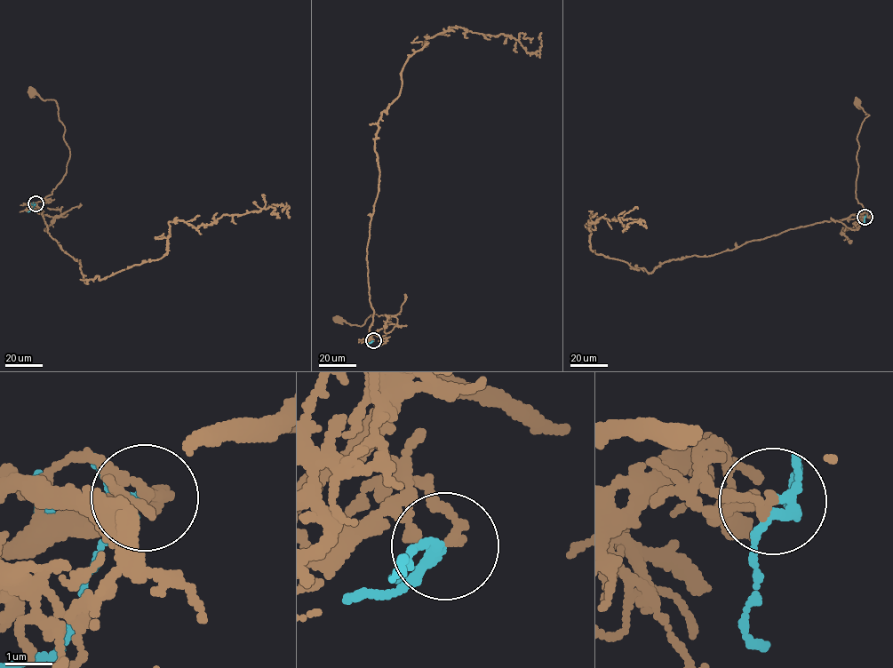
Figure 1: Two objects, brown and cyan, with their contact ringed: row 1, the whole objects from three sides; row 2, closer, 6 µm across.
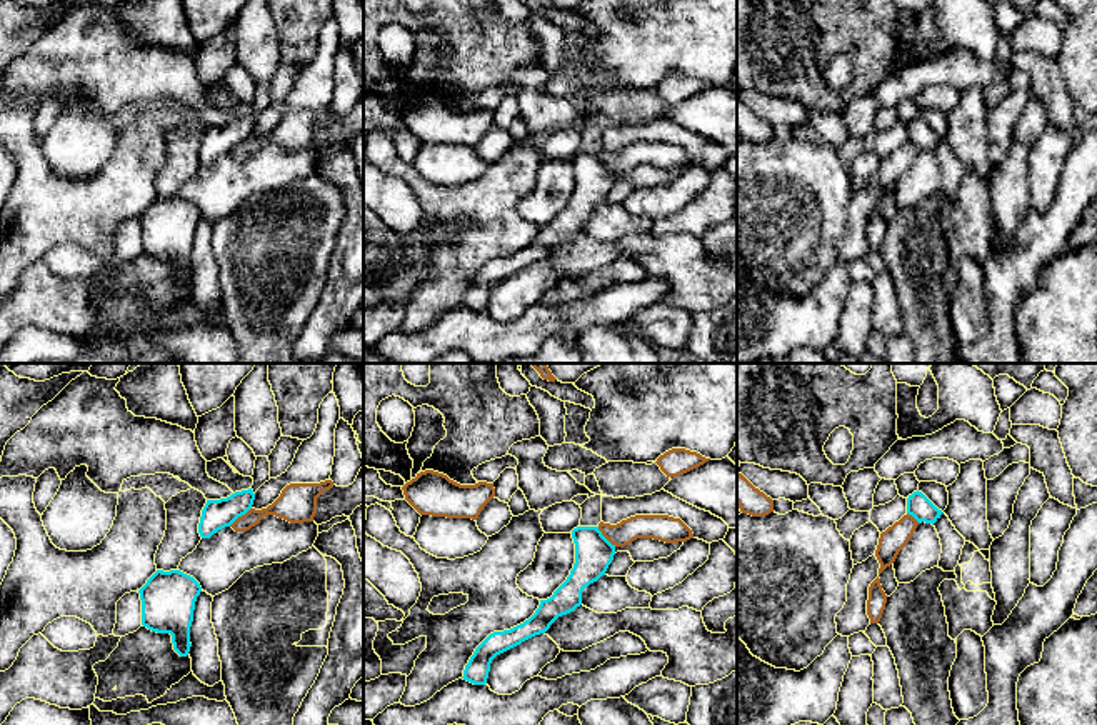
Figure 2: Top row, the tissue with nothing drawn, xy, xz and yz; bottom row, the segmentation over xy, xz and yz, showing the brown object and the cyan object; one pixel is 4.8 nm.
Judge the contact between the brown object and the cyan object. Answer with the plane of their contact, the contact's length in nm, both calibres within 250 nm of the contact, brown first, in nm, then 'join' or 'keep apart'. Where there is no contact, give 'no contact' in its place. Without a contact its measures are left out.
contact in xy; length 140 nm; calibres 140 and 140 nm; keep apart

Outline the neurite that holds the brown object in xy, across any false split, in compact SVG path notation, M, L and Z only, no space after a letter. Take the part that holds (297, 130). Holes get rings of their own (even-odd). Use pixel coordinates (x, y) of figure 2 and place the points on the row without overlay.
M332 107L320 110L290 110L280 123L267 135L250 135L245 142L238 143L230 153L235 158L247 158L267 142L275 142L290 150L313 148L317 140L317 125L333 113Z

